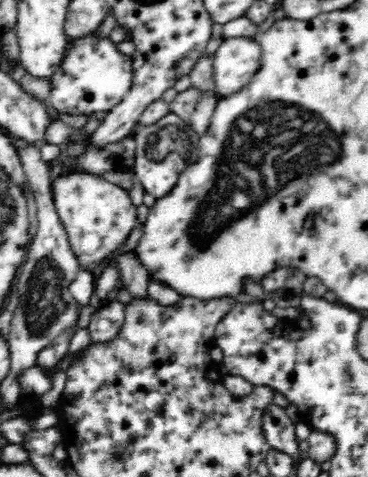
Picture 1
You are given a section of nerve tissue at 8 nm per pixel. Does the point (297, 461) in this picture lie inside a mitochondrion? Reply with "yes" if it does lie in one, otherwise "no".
no

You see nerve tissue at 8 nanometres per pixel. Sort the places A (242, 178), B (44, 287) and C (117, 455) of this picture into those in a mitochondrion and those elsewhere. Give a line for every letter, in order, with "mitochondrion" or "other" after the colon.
A: mitochondrion
B: mitochondrion
C: mitochondrion

